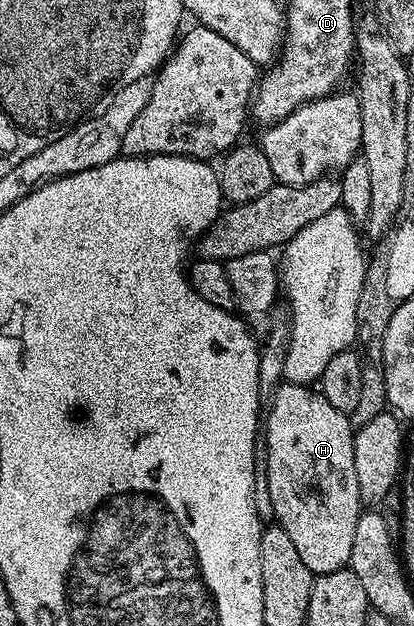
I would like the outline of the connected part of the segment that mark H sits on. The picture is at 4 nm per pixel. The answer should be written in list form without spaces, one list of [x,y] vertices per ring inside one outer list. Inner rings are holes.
[[[283,382],[269,403],[270,412],[264,415],[264,458],[268,493],[272,497],[277,526],[285,529],[300,553],[300,561],[304,561],[315,576],[338,571],[349,564],[356,521],[364,510],[360,489],[356,485],[355,428],[340,409],[328,405],[321,390],[310,385]]]

